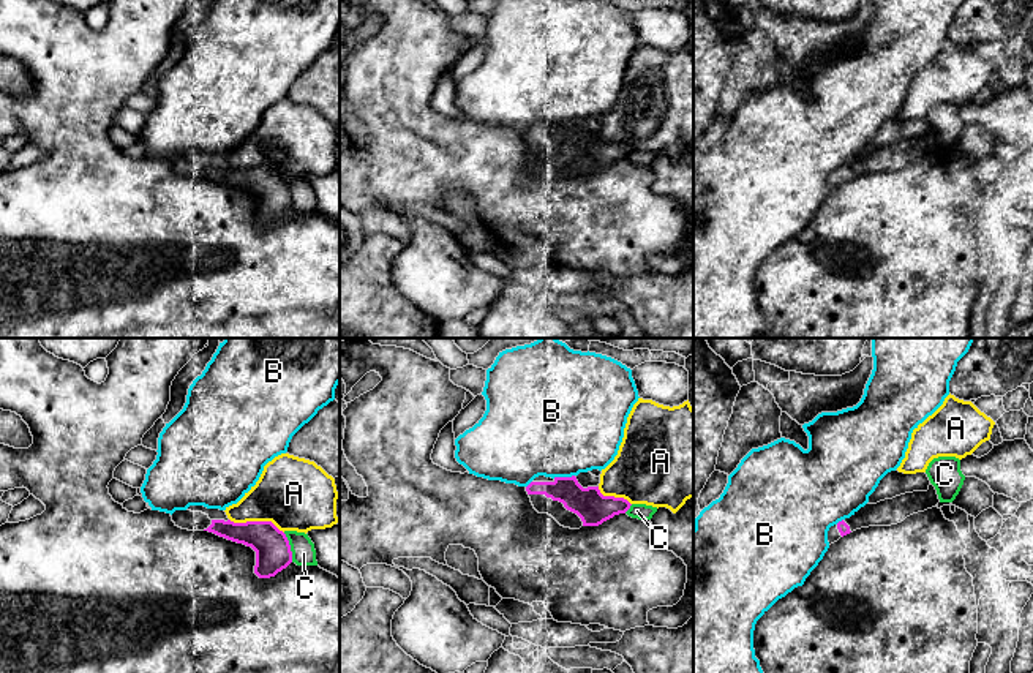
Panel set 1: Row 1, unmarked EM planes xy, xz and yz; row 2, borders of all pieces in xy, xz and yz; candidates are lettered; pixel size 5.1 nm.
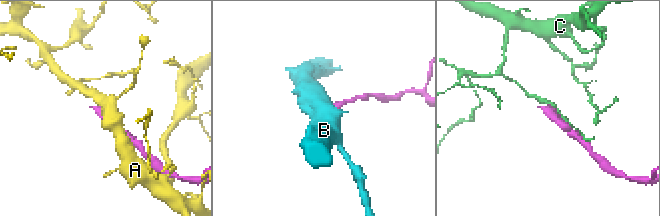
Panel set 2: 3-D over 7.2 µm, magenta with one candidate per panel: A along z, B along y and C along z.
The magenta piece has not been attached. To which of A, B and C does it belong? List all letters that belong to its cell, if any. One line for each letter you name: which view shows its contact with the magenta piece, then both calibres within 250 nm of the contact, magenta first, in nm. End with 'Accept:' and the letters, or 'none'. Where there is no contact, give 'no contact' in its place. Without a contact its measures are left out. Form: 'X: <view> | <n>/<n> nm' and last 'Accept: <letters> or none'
Accept: none

